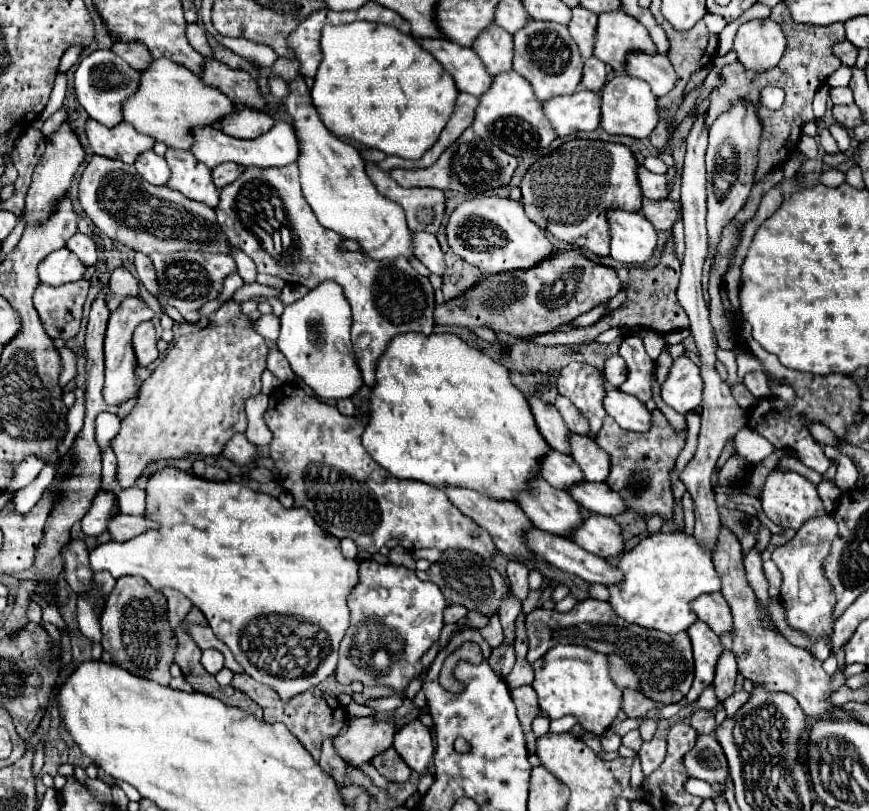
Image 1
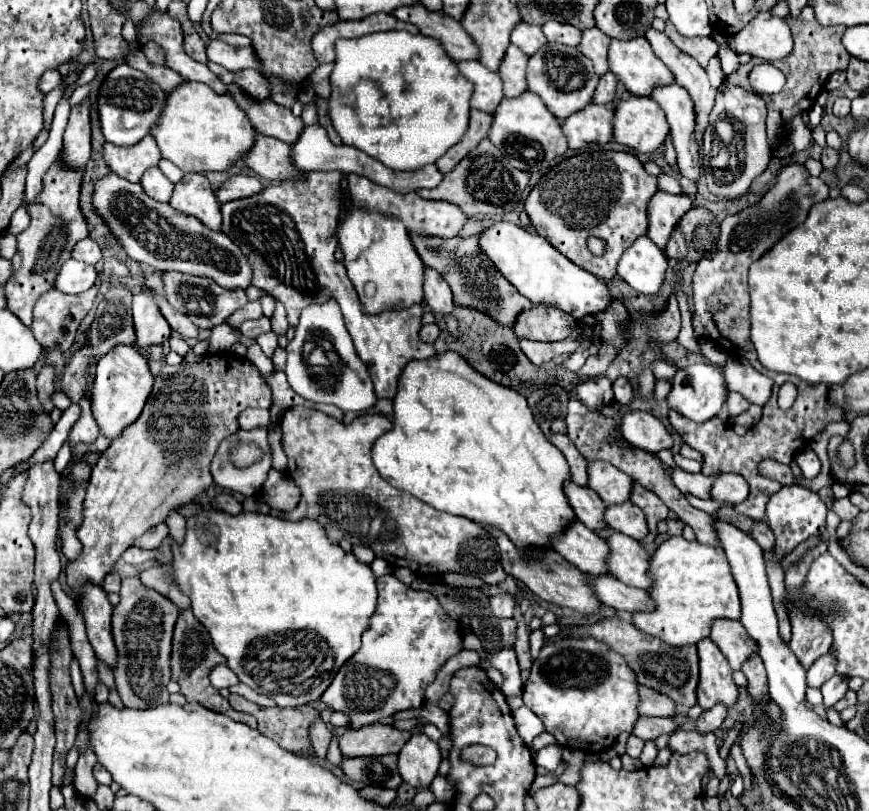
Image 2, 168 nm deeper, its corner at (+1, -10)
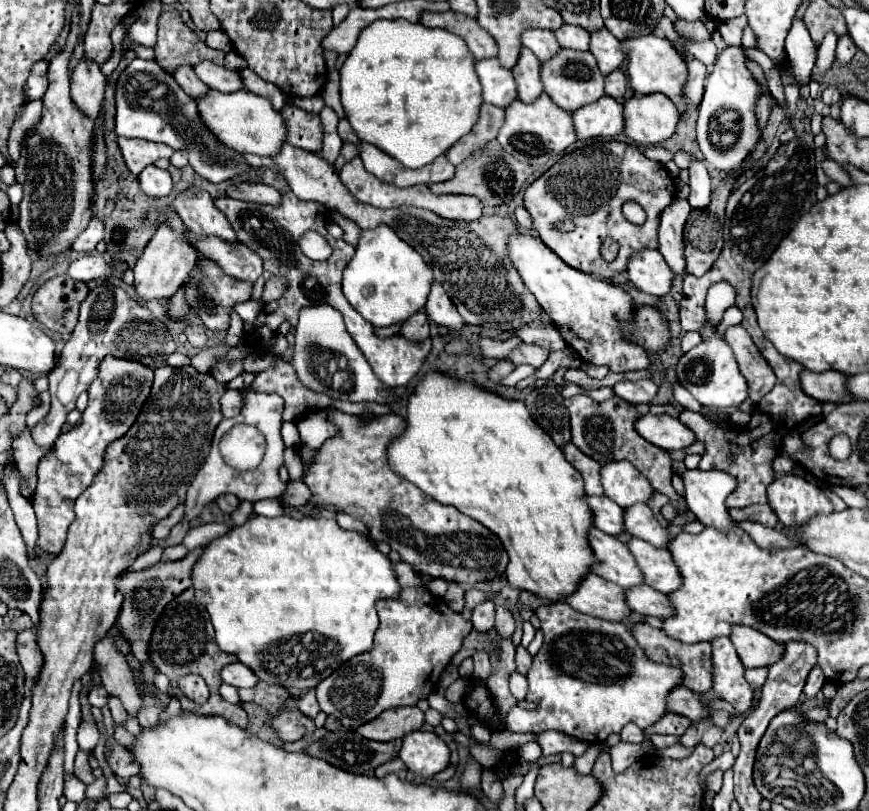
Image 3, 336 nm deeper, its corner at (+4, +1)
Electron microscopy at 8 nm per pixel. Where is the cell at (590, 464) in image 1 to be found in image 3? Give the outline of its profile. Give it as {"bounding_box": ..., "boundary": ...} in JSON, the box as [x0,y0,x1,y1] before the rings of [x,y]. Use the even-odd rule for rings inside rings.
{"bounding_box":[602,461,654,509],"boundary":[[[614,461],[602,465],[602,485],[604,495],[616,501],[622,509],[632,507],[634,503],[648,503],[654,495],[648,479],[638,473],[628,461]]]}

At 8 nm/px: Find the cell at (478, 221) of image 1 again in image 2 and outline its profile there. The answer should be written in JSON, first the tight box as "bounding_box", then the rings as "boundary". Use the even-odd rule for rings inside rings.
{"bounding_box":[477,220,613,320],"boundary":[[[501,220],[483,228],[477,236],[479,246],[485,250],[493,266],[497,266],[497,270],[533,304],[553,304],[581,320],[589,314],[605,310],[605,306],[609,306],[609,302],[613,300],[611,290],[601,278],[595,278],[593,274],[573,264],[535,232],[529,232],[513,222]]]}

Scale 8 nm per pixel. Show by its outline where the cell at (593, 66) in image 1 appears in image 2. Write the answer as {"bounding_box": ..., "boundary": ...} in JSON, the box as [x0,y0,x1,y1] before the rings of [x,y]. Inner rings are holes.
{"bounding_box":[593,72,615,104],"boundary":[[[605,72],[603,76],[599,76],[599,84],[597,90],[593,92],[593,102],[595,104],[609,104],[615,98],[615,74],[613,72]]]}

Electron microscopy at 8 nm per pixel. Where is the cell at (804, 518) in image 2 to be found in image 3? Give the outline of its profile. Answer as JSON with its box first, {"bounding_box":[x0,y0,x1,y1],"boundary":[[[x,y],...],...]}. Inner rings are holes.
{"bounding_box":[768,475,834,525],"boundary":[[[780,475],[768,485],[768,503],[782,525],[806,523],[816,513],[832,513],[834,507],[826,493],[798,475]]]}

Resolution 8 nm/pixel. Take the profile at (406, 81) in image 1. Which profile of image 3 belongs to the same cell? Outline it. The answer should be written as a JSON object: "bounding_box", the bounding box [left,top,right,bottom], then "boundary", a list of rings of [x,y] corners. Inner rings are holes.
{"bounding_box":[340,19,482,167],"boundary":[[[404,19],[374,21],[360,33],[356,47],[340,69],[340,93],[346,119],[362,141],[386,151],[404,167],[424,167],[444,155],[462,135],[470,133],[478,121],[482,85],[478,83],[474,63],[476,59],[464,39],[446,29],[428,29],[422,23]]]}

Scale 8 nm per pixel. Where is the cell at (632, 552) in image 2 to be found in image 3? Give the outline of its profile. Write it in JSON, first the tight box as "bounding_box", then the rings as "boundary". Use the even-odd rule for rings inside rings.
{"bounding_box":[628,537,682,595],"boundary":[[[636,537],[628,541],[628,547],[638,567],[644,573],[646,585],[650,585],[652,589],[664,595],[670,595],[670,591],[682,585],[682,575],[678,575],[678,567],[674,567],[674,561],[670,559],[670,551],[656,549],[654,545]]]}

